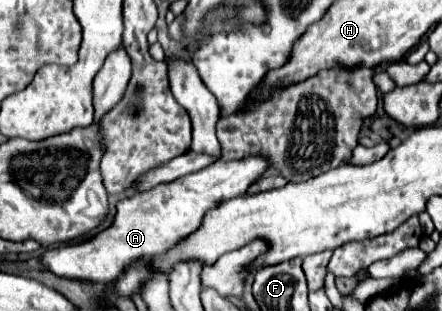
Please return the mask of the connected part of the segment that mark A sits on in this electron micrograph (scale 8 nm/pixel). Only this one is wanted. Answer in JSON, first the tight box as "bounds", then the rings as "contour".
{"bounds":[42,155,270,285],"contour":[[[254,155],[254,157],[248,157],[248,159],[238,159],[234,163],[226,163],[226,161],[220,159],[220,161],[204,167],[202,171],[196,171],[194,175],[174,179],[174,183],[160,183],[158,187],[154,187],[150,191],[136,193],[134,197],[128,197],[128,199],[118,203],[118,215],[116,215],[112,227],[98,233],[90,241],[84,241],[84,243],[78,243],[78,245],[60,245],[60,247],[48,249],[42,255],[42,263],[44,263],[46,269],[50,269],[58,277],[68,277],[68,279],[76,279],[76,281],[92,281],[92,283],[106,285],[106,283],[114,281],[116,277],[120,277],[134,261],[154,257],[156,253],[164,253],[170,247],[178,245],[184,237],[188,237],[190,233],[194,233],[194,229],[198,229],[202,225],[202,219],[210,209],[218,207],[220,203],[224,203],[228,199],[244,195],[248,191],[248,187],[252,183],[256,183],[268,167],[270,167],[270,161],[262,155]]]}

